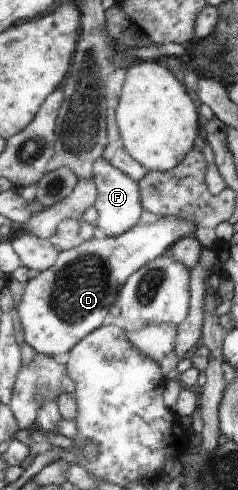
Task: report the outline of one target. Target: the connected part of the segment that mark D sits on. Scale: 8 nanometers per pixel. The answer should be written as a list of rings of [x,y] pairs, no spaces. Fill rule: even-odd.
[[[162,217],[161,220],[150,224],[137,224],[125,234],[102,238],[102,240],[89,239],[76,247],[61,251],[59,259],[51,269],[43,270],[26,281],[22,300],[16,306],[25,341],[37,353],[54,358],[67,354],[85,337],[102,327],[102,322],[110,313],[111,306],[118,302],[118,293],[122,291],[123,285],[136,270],[143,269],[153,259],[167,253],[183,237],[193,236],[196,233],[197,224],[181,217]]]

